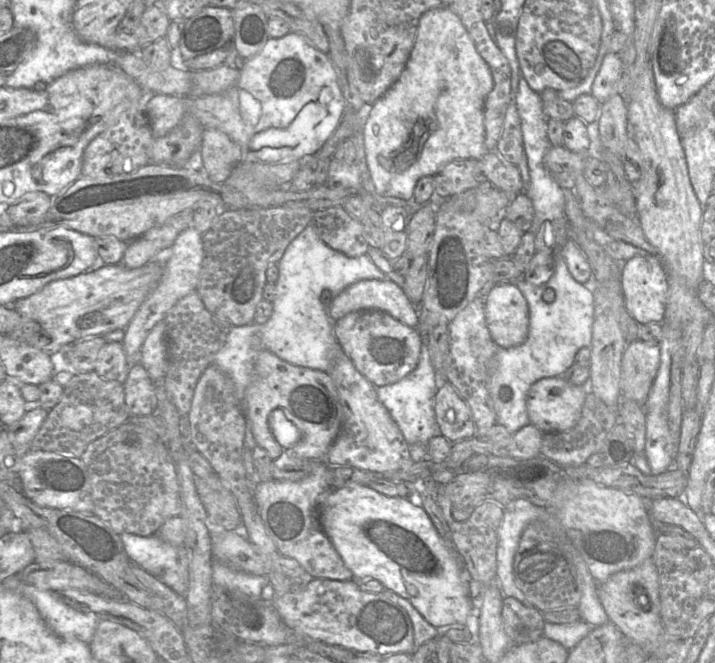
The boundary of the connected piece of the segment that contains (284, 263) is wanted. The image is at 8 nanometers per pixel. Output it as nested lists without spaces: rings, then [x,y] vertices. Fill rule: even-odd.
[[[310,224],[290,242],[277,264],[279,277],[276,281],[273,312],[270,318],[263,324],[253,321],[242,326],[232,326],[224,345],[212,362],[233,380],[242,408],[257,354],[262,349],[271,351],[293,365],[329,373],[331,349],[337,339],[334,336],[335,322],[329,316],[329,305],[325,306],[320,300],[323,290],[330,290],[332,300],[353,283],[387,278],[368,254],[349,257],[330,248],[319,238]]]

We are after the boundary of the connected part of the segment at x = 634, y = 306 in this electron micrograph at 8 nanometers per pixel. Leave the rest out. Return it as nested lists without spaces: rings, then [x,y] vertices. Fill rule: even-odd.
[[[637,255],[621,264],[624,307],[638,324],[663,322],[667,303],[667,278],[655,255]]]

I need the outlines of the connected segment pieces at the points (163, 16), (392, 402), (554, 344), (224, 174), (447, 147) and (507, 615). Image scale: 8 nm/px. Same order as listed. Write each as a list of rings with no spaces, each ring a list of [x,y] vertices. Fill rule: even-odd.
[[[153,5],[144,10],[139,24],[133,33],[136,36],[140,47],[144,47],[157,39],[167,35],[171,20],[159,5]]]
[[[426,339],[424,340],[419,361],[416,368],[399,380],[396,383],[376,387],[376,392],[379,400],[388,410],[393,420],[401,430],[406,442],[409,445],[422,445],[426,446],[427,442],[434,436],[439,435],[438,425],[436,422],[434,412],[434,397],[438,388],[437,384],[437,373],[431,363],[428,344]]]
[[[558,253],[557,255],[551,255],[554,258],[554,273],[551,276],[551,278],[542,285],[532,285],[524,280],[524,278],[519,278],[516,280],[509,280],[508,282],[500,282],[500,283],[510,283],[514,285],[522,295],[524,296],[527,306],[528,306],[528,317],[529,317],[529,323],[528,323],[528,335],[524,343],[522,343],[519,346],[512,347],[512,348],[502,348],[498,347],[496,350],[496,353],[494,354],[492,358],[492,367],[490,369],[490,376],[489,376],[489,394],[492,401],[492,408],[496,414],[496,422],[497,424],[503,426],[510,434],[515,434],[523,427],[530,424],[530,420],[528,418],[527,410],[526,410],[526,396],[528,393],[528,390],[530,389],[531,385],[535,382],[537,382],[540,379],[543,378],[552,378],[552,377],[561,377],[561,375],[568,369],[570,366],[574,363],[574,357],[578,350],[580,350],[583,347],[588,347],[591,344],[591,338],[592,338],[592,326],[593,326],[593,320],[594,320],[594,307],[593,307],[593,296],[592,292],[586,288],[583,284],[578,283],[573,279],[573,277],[570,275],[567,265],[561,255],[561,253]],[[547,290],[553,290],[555,294],[555,299],[551,303],[546,303],[542,299],[542,294]]]
[[[204,128],[200,151],[202,169],[216,183],[225,183],[234,166],[243,160],[240,146],[214,128]]]
[[[433,8],[423,13],[419,19],[416,39],[405,68],[397,81],[378,100],[369,106],[369,115],[362,126],[366,163],[370,173],[372,190],[380,196],[397,197],[410,201],[414,196],[416,183],[421,177],[436,175],[452,160],[480,160],[484,155],[490,152],[485,146],[484,102],[492,87],[493,79],[490,68],[479,55],[472,38],[462,24],[460,18],[447,8]]]
[[[504,597],[502,621],[506,634],[513,644],[537,641],[544,636],[543,611],[513,597]]]

